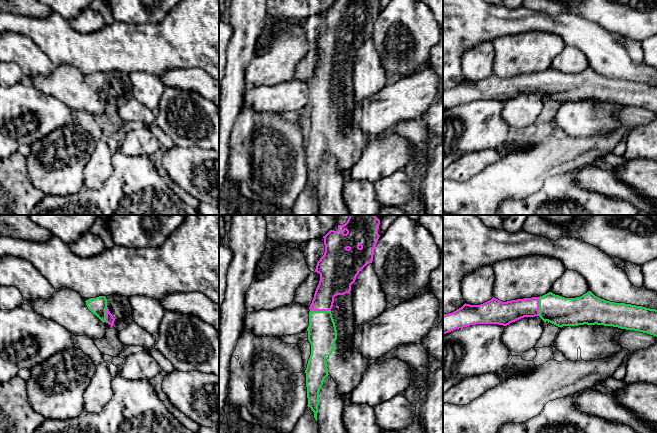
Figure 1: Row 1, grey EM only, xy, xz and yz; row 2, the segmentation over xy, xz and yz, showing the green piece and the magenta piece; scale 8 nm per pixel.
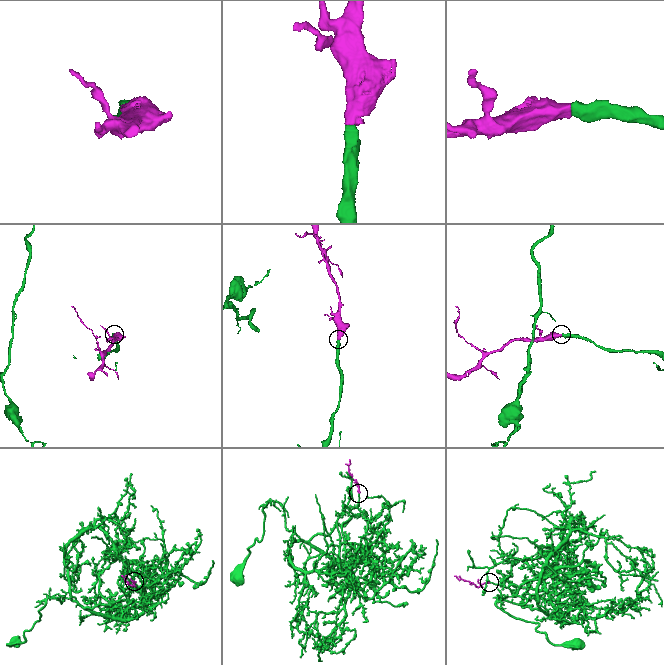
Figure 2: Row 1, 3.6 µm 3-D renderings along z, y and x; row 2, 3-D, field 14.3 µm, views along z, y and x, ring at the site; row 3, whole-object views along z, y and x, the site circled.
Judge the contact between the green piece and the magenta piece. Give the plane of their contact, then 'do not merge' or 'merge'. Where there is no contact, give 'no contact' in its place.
xz | merge

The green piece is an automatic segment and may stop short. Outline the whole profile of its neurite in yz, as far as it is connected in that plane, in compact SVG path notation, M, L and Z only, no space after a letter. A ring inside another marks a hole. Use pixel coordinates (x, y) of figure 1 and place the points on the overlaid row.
M591 291L576 298L565 298L549 292L540 297L524 298L502 302L496 298L480 304L464 304L461 308L443 314L443 335L453 330L476 324L498 324L507 326L524 317L539 316L558 327L578 325L604 325L634 330L657 337L657 310L625 303L606 301Z

